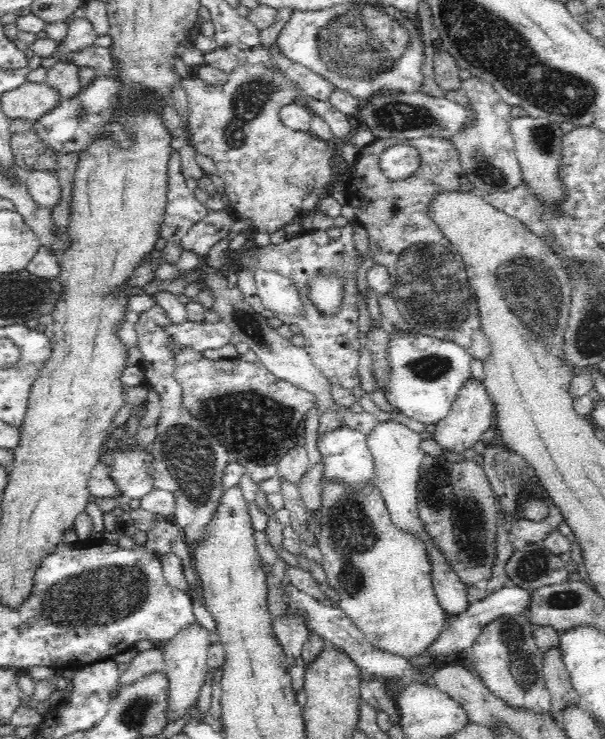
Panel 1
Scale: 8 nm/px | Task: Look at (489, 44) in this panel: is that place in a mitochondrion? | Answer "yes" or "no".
yes

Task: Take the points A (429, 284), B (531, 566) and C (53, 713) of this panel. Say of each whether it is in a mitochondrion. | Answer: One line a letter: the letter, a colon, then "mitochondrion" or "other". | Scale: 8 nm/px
A: mitochondrion
B: mitochondrion
C: other

